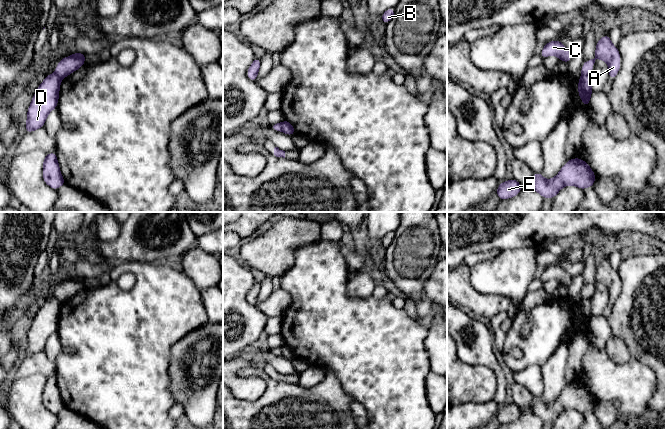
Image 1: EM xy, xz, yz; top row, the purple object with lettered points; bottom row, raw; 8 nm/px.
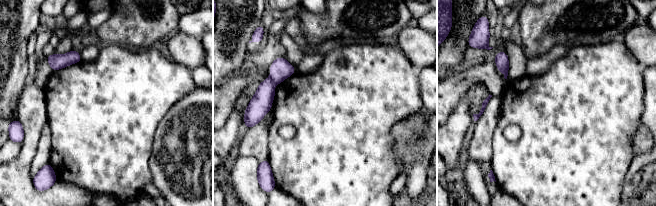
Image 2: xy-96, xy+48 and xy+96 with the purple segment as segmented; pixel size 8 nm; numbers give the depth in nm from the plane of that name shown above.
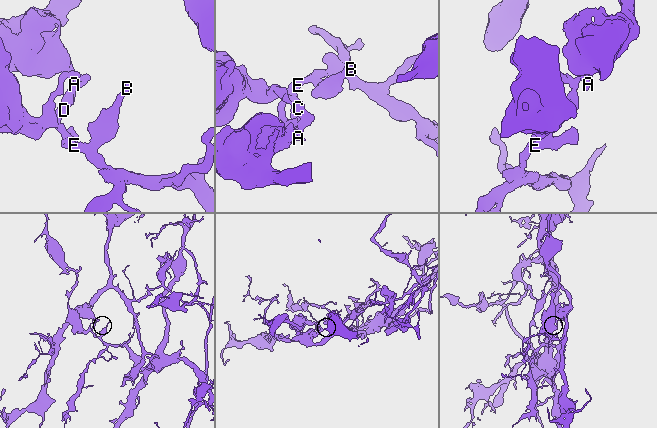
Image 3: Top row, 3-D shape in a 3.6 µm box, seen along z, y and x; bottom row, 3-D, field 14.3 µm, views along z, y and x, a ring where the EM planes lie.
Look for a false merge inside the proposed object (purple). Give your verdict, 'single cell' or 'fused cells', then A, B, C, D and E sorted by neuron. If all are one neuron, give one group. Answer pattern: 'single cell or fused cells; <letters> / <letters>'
fused cells; A / B C D E

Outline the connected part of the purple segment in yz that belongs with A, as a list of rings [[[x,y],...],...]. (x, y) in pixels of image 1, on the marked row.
[[[609,34],[604,35],[596,43],[595,58],[584,62],[581,68],[581,74],[582,75],[587,74],[591,76],[595,60],[599,58],[604,60],[608,64],[609,67],[608,78],[615,79],[621,66],[621,63],[619,61],[620,57],[621,56],[618,51],[618,48],[612,44]]]

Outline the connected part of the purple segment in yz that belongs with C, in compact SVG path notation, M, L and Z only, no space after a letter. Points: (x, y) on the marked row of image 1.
M559 40L549 41L544 45L540 56L545 59L549 55L555 55L558 59L569 63L572 57L572 52L567 49Z

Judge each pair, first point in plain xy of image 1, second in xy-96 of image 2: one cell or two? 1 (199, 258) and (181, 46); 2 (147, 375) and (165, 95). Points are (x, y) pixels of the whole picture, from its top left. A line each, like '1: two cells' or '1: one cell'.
1: one cell
2: one cell

